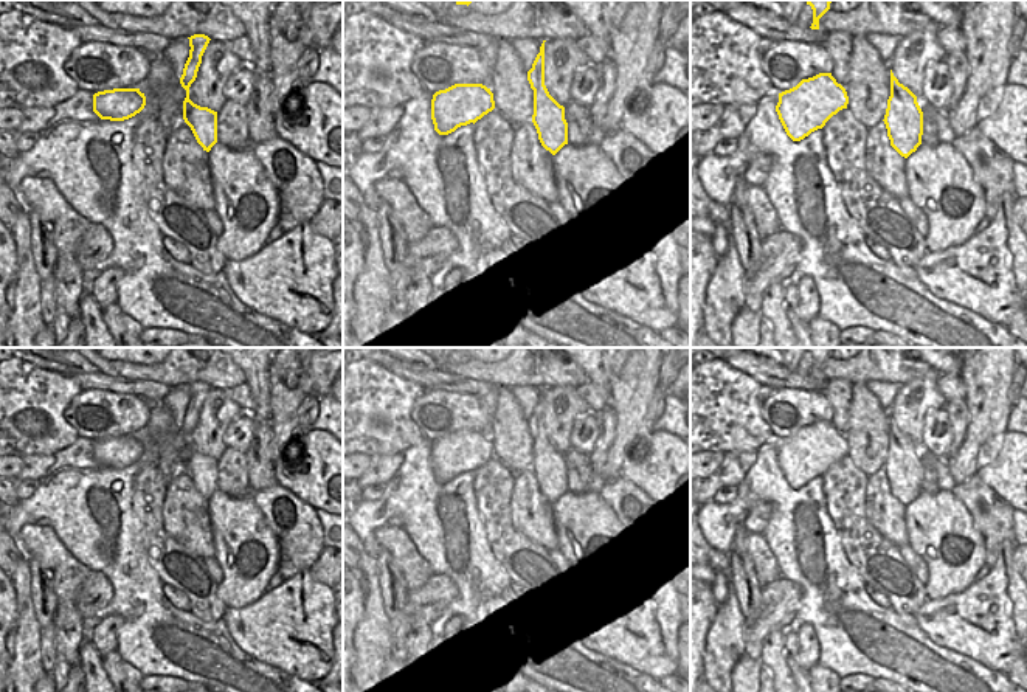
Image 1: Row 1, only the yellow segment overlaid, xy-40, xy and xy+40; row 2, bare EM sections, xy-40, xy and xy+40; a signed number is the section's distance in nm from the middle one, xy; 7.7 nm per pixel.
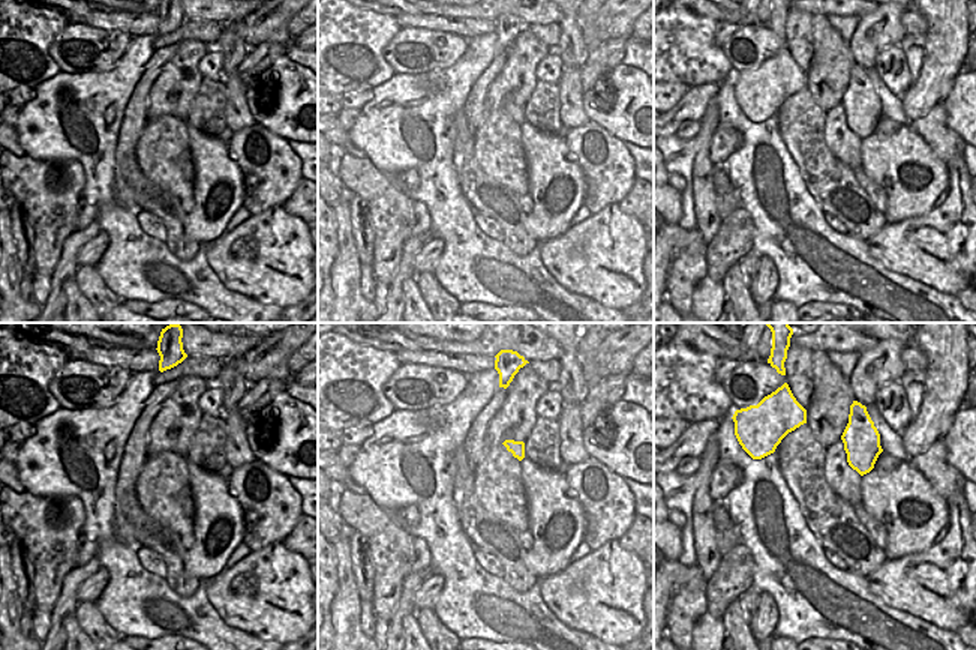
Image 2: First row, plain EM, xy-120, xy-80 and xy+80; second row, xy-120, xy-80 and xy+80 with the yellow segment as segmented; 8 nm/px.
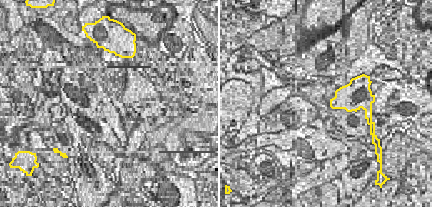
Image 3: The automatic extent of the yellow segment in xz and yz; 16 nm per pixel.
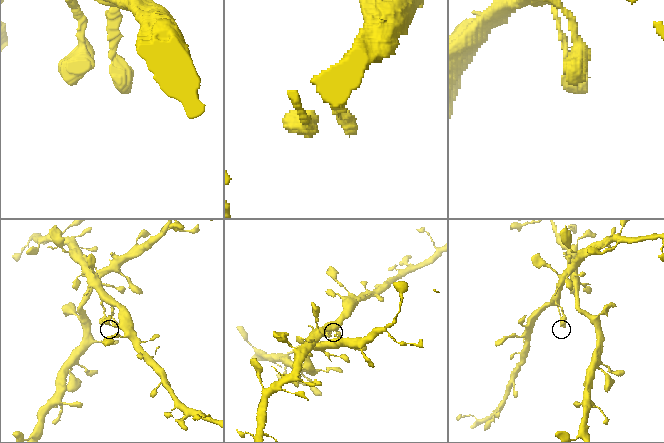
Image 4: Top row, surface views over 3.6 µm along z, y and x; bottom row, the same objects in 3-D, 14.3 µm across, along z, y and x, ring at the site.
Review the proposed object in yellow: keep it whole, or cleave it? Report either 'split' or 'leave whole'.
leave whole

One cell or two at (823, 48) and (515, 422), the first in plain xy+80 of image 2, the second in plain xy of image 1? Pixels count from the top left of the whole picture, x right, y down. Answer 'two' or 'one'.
one

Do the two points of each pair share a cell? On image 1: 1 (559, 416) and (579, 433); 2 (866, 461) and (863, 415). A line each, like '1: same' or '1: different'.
1: different
2: same

